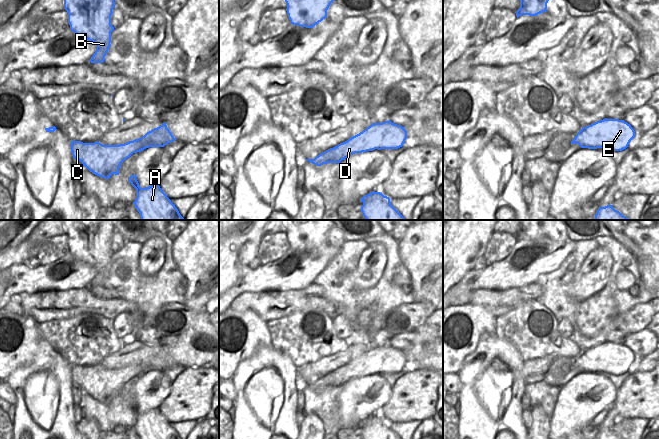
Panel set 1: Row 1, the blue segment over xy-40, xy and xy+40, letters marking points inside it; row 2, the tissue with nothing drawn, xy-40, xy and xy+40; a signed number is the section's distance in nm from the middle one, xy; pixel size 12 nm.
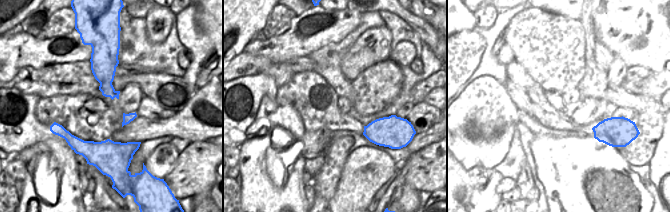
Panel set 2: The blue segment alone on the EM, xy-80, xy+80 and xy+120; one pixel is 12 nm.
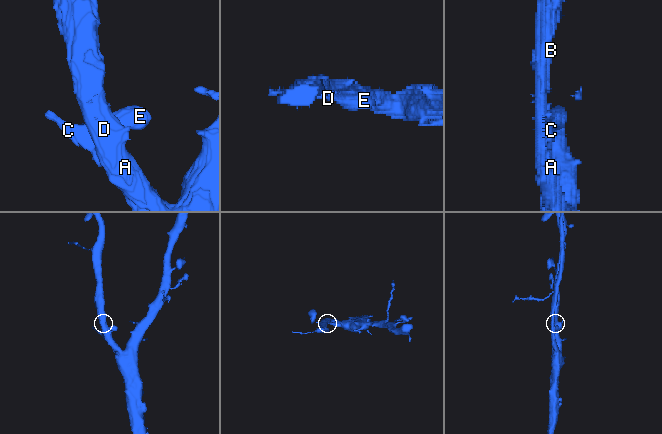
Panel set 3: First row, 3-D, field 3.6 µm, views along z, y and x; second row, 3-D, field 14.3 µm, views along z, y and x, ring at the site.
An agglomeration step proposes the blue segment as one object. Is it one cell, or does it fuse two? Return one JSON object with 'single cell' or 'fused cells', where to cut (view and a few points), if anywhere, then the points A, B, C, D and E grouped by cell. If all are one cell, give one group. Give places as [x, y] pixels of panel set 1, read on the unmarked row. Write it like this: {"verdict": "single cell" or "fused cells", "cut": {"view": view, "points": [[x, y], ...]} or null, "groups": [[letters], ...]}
{"verdict": "single cell", "cut": null, "groups": [["A", "B", "C", "D", "E"]]}

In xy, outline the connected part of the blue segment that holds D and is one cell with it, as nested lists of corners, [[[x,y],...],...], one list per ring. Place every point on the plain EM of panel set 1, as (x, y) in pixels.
[[[389,345],[372,347],[359,358],[347,365],[330,372],[314,383],[305,383],[314,389],[340,387],[345,382],[355,378],[375,373],[398,373],[403,370],[407,362],[407,355],[401,349]]]

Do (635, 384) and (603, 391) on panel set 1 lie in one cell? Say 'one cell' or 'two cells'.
two cells

